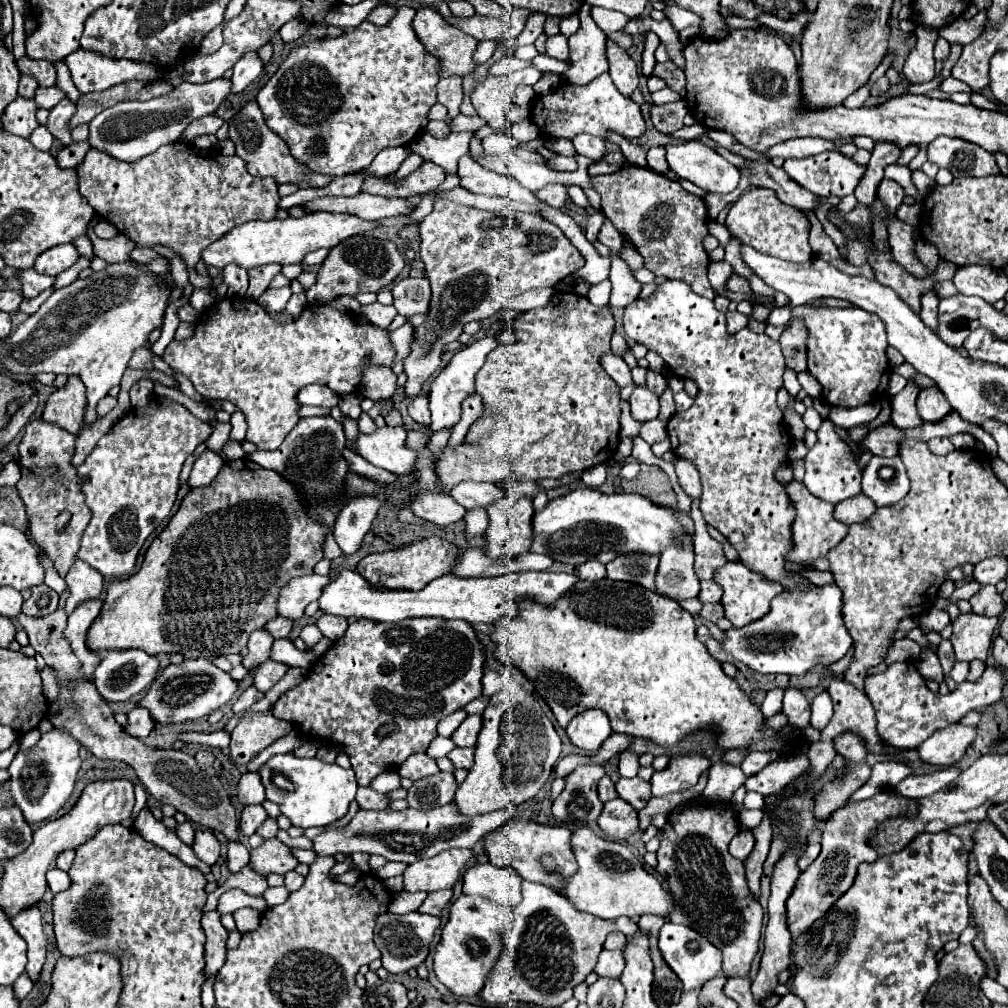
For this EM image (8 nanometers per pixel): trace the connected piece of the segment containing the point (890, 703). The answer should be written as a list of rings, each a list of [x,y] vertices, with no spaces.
[[[904,661],[904,663],[892,663],[882,675],[870,675],[866,679],[866,695],[876,711],[874,715],[876,731],[880,733],[880,739],[884,739],[888,747],[906,751],[906,749],[916,749],[934,731],[956,723],[968,711],[986,709],[988,705],[1000,701],[1004,683],[1006,683],[1004,669],[996,665],[996,667],[986,667],[986,671],[978,681],[964,681],[952,693],[940,695],[932,693],[926,687],[924,677],[916,671],[916,667],[910,661]]]

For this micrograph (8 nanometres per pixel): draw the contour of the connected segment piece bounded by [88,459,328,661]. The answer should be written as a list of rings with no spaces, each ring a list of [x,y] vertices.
[[[238,459],[238,461],[230,461],[226,463],[218,477],[212,481],[212,485],[204,487],[204,489],[190,489],[188,495],[184,497],[180,509],[176,511],[176,515],[170,519],[168,527],[152,541],[152,545],[146,551],[144,563],[142,567],[130,575],[128,579],[114,579],[108,585],[108,593],[102,605],[102,611],[98,615],[98,619],[92,623],[92,627],[88,629],[88,647],[98,653],[98,651],[116,651],[116,649],[146,649],[148,655],[172,655],[172,653],[180,653],[186,659],[198,659],[204,657],[208,661],[220,657],[220,655],[230,655],[230,653],[240,653],[252,631],[264,627],[268,621],[272,621],[276,617],[276,599],[278,593],[284,585],[288,585],[290,579],[300,577],[300,575],[312,575],[314,573],[314,565],[322,559],[322,543],[326,537],[326,527],[320,523],[314,523],[304,509],[302,503],[302,493],[288,483],[284,477],[280,477],[276,471],[268,471],[262,469],[260,465],[252,463],[250,459]]]

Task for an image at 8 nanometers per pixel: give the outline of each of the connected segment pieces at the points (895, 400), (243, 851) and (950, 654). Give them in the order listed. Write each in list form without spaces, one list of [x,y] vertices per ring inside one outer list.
[[[908,381],[906,389],[892,397],[890,423],[896,429],[910,429],[910,427],[922,425],[922,419],[918,417],[918,409],[916,409],[916,397],[918,397],[920,389],[922,387],[918,387],[916,381]]]
[[[236,841],[228,843],[228,859],[226,859],[226,863],[228,863],[230,873],[238,873],[244,865],[248,865],[248,857],[250,857],[250,853],[248,853],[246,845],[236,843]]]
[[[949,639],[942,640],[938,645],[936,654],[941,663],[944,675],[948,676],[955,663],[955,654],[951,641]]]

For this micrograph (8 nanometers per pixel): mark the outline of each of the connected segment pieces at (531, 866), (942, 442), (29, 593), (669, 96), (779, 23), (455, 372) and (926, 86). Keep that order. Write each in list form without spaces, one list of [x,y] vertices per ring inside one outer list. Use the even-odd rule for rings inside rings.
[[[508,819],[504,825],[500,825],[500,829],[492,831],[484,837],[484,851],[492,865],[514,867],[522,879],[544,883],[554,889],[560,889],[564,883],[562,879],[568,879],[578,871],[578,865],[576,865],[576,859],[574,859],[572,847],[570,847],[570,829],[566,829],[566,827],[540,825],[540,823],[534,823],[528,819]],[[546,853],[550,853],[556,859],[556,863],[560,865],[560,873],[556,873],[556,875],[544,873],[544,869],[538,863],[538,857],[546,855]]]
[[[940,437],[930,439],[930,441],[928,441],[928,447],[930,447],[930,451],[936,453],[936,455],[948,455],[948,453],[954,451],[954,445],[950,443],[950,439],[940,439]]]
[[[38,585],[38,587],[26,589],[26,591],[22,591],[22,597],[24,597],[22,613],[30,615],[30,617],[50,615],[58,607],[58,593],[54,593],[48,585]]]
[[[660,89],[660,91],[656,91],[656,93],[652,93],[652,101],[656,103],[656,105],[664,105],[664,103],[672,103],[672,101],[678,101],[680,99],[680,95],[678,93],[674,93],[672,89]]]
[[[810,11],[804,12],[799,14],[795,19],[791,19],[789,21],[784,21],[775,16],[763,13],[762,15],[759,15],[756,20],[774,30],[781,31],[792,36],[798,36],[802,33],[804,26],[808,22],[810,13]]]
[[[492,335],[492,337],[484,337],[484,339],[478,339],[474,341],[472,345],[466,345],[462,347],[454,357],[452,361],[442,369],[442,373],[432,381],[432,391],[428,395],[430,399],[430,411],[432,411],[432,425],[430,429],[436,433],[436,431],[442,431],[446,427],[454,427],[458,421],[460,421],[460,415],[462,415],[462,401],[466,397],[470,397],[472,393],[476,393],[476,387],[474,387],[474,377],[476,373],[480,371],[480,367],[484,365],[486,361],[486,355],[498,345],[498,337]]]
[[[936,75],[931,81],[923,84],[910,84],[908,86],[908,93],[914,95],[925,95],[930,98],[946,100],[950,95],[940,90],[939,86],[942,82],[941,75]]]

